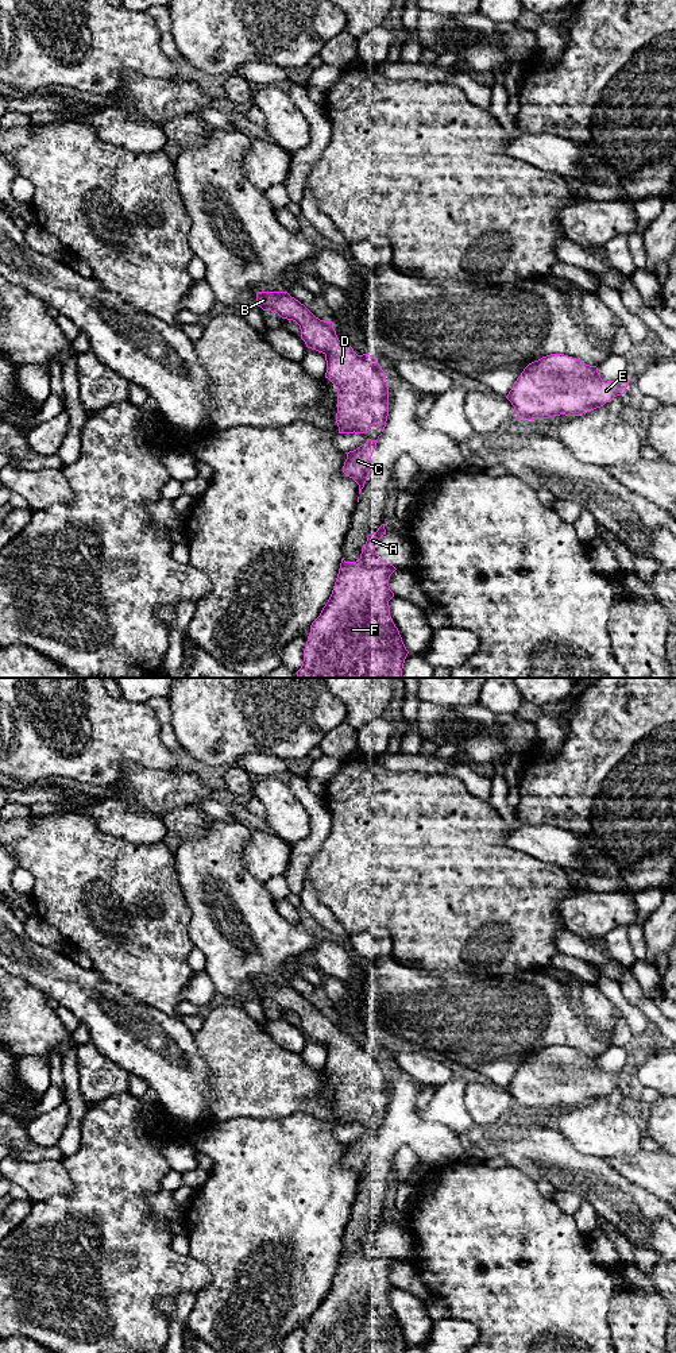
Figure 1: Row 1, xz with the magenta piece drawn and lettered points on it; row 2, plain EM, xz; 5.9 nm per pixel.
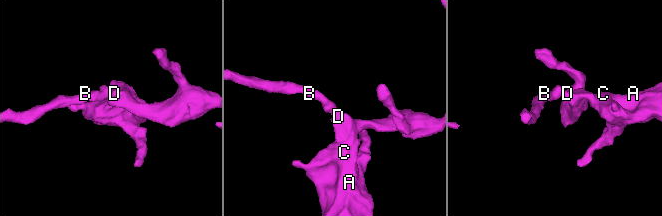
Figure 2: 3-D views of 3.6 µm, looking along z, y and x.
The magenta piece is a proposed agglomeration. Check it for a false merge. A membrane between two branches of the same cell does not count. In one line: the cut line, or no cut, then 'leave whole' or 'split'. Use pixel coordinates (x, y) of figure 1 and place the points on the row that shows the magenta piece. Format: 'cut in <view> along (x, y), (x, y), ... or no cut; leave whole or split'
no cut; leave whole

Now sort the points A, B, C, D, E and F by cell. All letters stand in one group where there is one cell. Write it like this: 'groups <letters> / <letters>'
groups A B C D E F

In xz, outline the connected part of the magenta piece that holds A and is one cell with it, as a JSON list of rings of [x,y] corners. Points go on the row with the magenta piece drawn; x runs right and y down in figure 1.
[[[385,524],[367,536],[360,559],[345,562],[341,559],[332,594],[320,616],[312,622],[310,633],[304,649],[304,662],[297,678],[401,678],[405,659],[409,654],[398,628],[390,616],[389,601],[394,597],[390,590],[390,575],[397,570],[382,560],[375,551],[379,539],[386,535]]]

